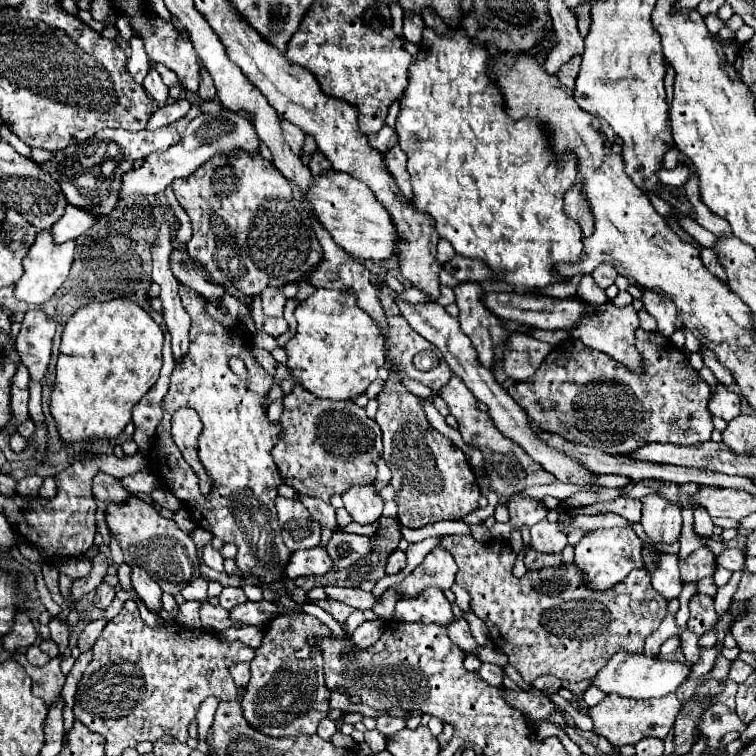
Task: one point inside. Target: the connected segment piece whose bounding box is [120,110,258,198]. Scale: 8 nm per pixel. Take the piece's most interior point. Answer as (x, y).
(208, 134)

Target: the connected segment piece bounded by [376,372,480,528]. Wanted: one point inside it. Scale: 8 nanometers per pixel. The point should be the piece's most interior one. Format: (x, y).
(433, 481)

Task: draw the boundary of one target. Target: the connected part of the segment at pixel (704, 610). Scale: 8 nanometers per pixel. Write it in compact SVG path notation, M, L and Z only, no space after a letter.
M694 594L690 598L690 620L688 620L688 630L696 634L704 634L716 624L718 616L714 612L714 600L708 594Z

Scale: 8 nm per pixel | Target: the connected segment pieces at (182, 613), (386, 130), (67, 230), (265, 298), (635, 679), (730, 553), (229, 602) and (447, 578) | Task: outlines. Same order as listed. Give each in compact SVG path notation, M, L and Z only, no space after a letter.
M186 601L179 607L179 614L175 618L176 623L187 628L201 628L201 622L198 620L199 608L200 602Z
M384 126L382 130L370 134L368 138L370 138L370 144L384 154L388 148L392 148L392 142L396 142L396 130L390 126Z
M66 206L64 216L52 226L52 234L56 242L68 242L78 236L82 236L88 228L92 228L98 220L92 220L86 212L80 212L80 208Z
M268 286L268 288L264 288L260 298L262 298L262 306L264 306L266 316L282 316L282 310L286 304L286 296L282 294L282 288Z
M618 652L608 660L608 664L596 674L594 686L598 686L602 692L618 694L622 698L662 698L668 694L674 694L678 686L682 686L690 676L690 666L680 662L662 660L658 656L646 656L646 654L628 654Z
M726 548L724 552L720 552L716 556L716 564L730 570L730 572L736 572L736 570L744 570L744 562L746 562L746 556L742 550L734 550L734 548Z
M224 588L218 598L220 598L220 606L226 608L226 610L232 610L234 606L246 602L246 596L244 596L242 588Z
M436 546L404 582L392 588L396 588L398 594L404 594L404 598L416 596L416 592L420 592L420 588L428 588L428 584L436 584L440 590L446 590L454 584L456 572L458 566L450 552L446 552L442 546Z

